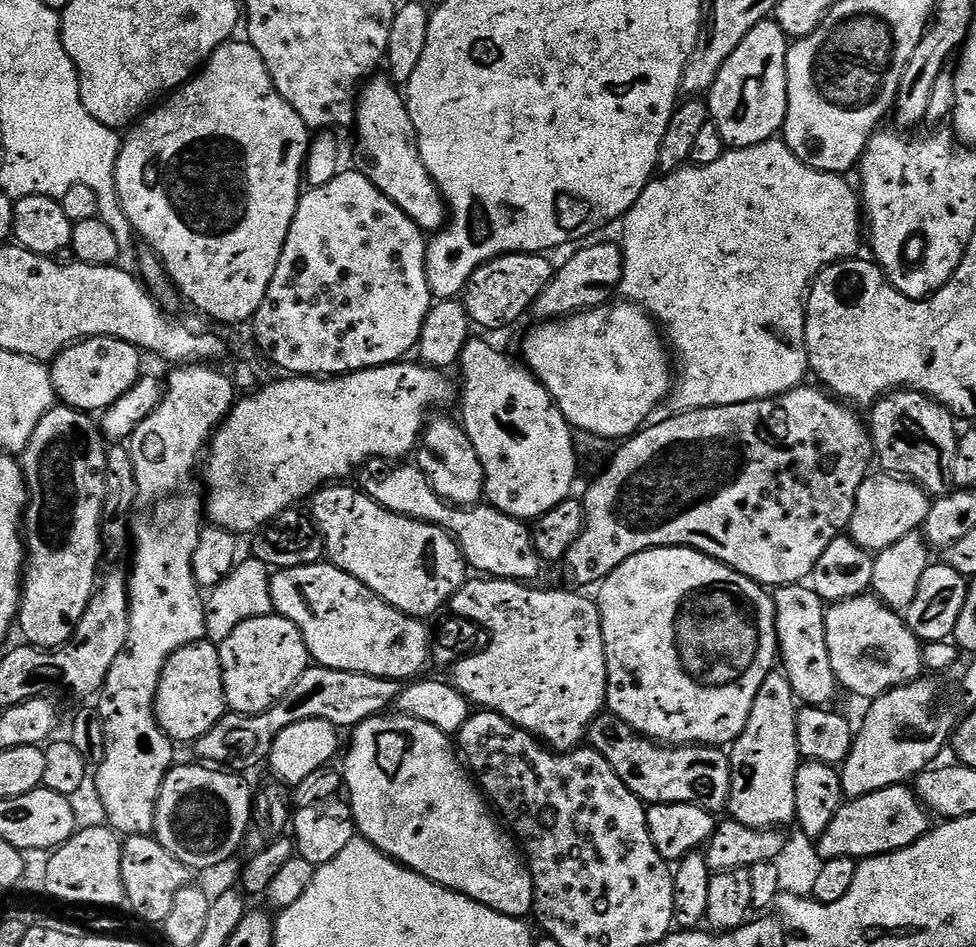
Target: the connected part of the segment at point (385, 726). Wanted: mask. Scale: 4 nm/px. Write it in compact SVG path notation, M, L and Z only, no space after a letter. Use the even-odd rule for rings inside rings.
M392 715L370 718L356 725L351 733L352 745L344 760L342 777L351 801L355 831L378 851L391 856L397 864L411 868L435 884L461 892L498 914L531 917L536 895L528 861L511 831L494 815L480 785L462 763L457 745L448 741L451 740L449 733L413 716Z

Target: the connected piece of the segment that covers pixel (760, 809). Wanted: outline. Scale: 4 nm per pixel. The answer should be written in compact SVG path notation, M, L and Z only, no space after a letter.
M773 670L762 682L762 690L758 690L758 698L754 698L754 706L750 710L750 718L742 730L742 734L730 745L732 762L732 789L728 799L727 811L731 819L742 822L751 828L783 829L783 824L791 825L796 818L794 806L794 778L798 774L798 766L802 757L798 750L798 722L796 713L798 701L783 671Z

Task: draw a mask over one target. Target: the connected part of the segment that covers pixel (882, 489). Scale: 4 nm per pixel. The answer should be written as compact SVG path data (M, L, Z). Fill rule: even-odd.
M895 474L879 475L869 475L862 486L858 486L854 514L847 527L852 541L873 554L886 550L886 546L894 546L898 538L906 538L906 534L923 529L924 519L932 508L932 500L919 484Z

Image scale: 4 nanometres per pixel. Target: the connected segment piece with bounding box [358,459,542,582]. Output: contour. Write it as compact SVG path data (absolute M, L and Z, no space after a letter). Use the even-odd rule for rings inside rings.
M370 460L359 476L362 491L386 510L445 528L459 544L469 569L477 568L480 571L477 573L488 578L521 582L535 581L539 574L542 561L532 541L532 529L525 521L515 520L484 502L470 508L449 504L430 486L422 469L412 462L390 466L386 460Z

